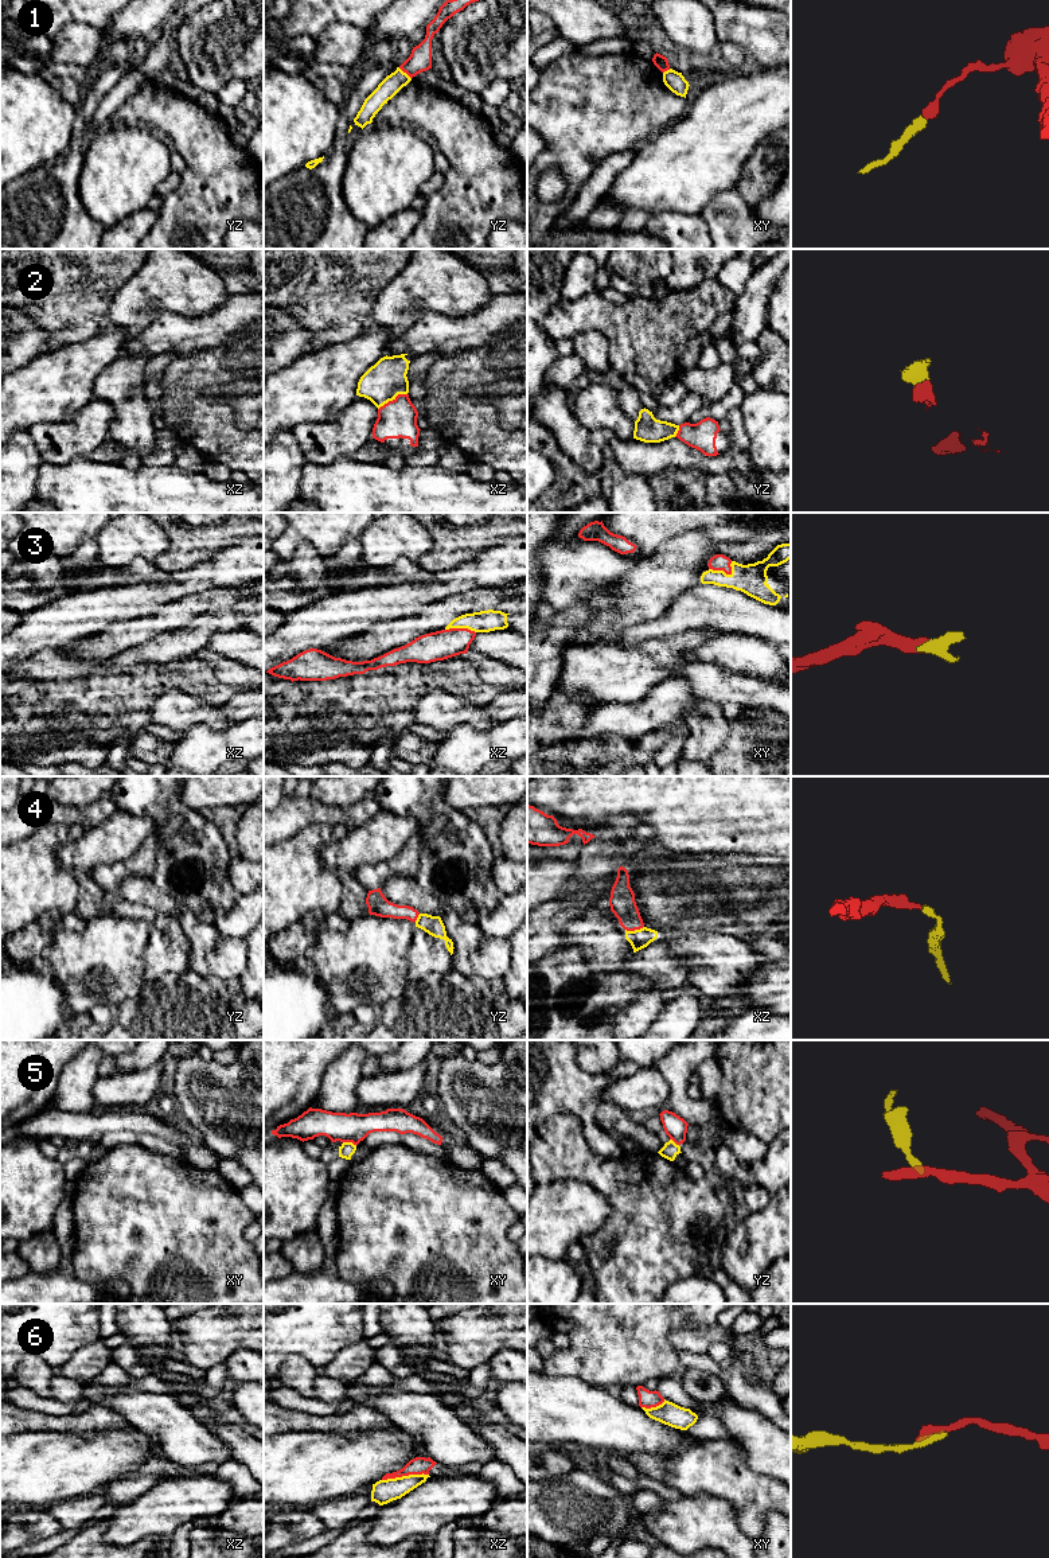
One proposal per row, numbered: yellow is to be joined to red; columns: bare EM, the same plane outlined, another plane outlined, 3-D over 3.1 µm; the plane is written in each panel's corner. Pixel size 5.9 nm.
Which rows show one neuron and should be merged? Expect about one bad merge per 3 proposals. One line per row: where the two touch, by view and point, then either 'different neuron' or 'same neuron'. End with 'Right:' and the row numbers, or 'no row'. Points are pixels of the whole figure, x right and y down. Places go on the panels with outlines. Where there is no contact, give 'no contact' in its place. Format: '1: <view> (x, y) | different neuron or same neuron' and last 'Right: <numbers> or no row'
1: yz (405, 71) | different neuron
2: xz (393, 400) | same neuron
3: xy (725, 572) | same neuron
4: xz (634, 930) | same neuron
5: xy (350, 1141) | different neuron
6: xz (405, 1475) | same neuron
Right: 2, 3, 4, 6

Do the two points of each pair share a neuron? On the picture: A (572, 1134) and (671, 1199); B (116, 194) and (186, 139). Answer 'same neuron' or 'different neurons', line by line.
A: same neuron
B: different neurons

